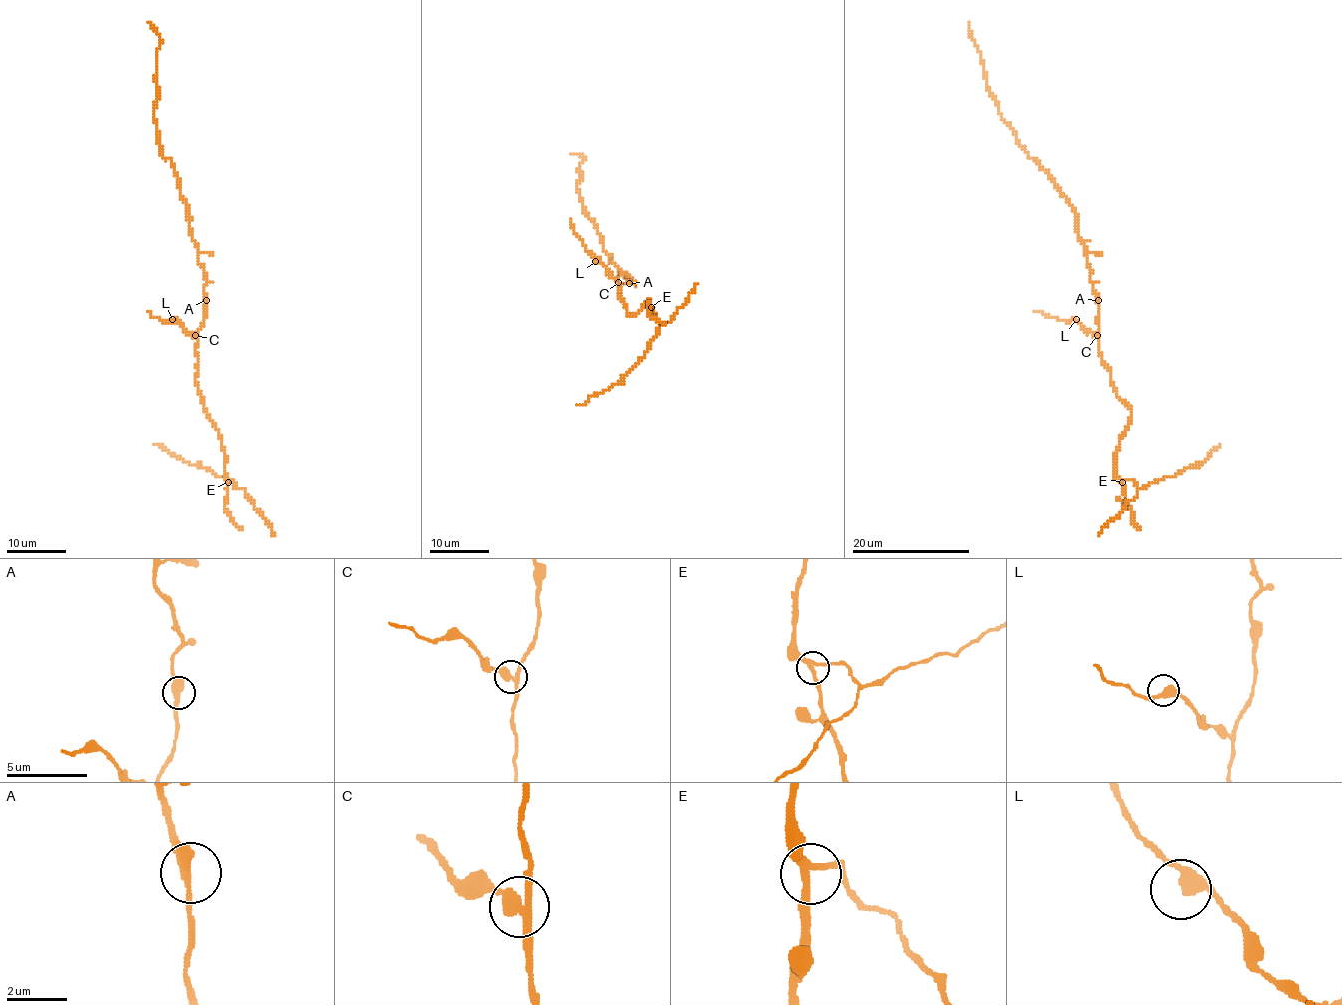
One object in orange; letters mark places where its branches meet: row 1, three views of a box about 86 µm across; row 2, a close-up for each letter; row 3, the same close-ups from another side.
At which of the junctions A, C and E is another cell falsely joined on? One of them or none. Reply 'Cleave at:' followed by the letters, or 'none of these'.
Cleave at: C

